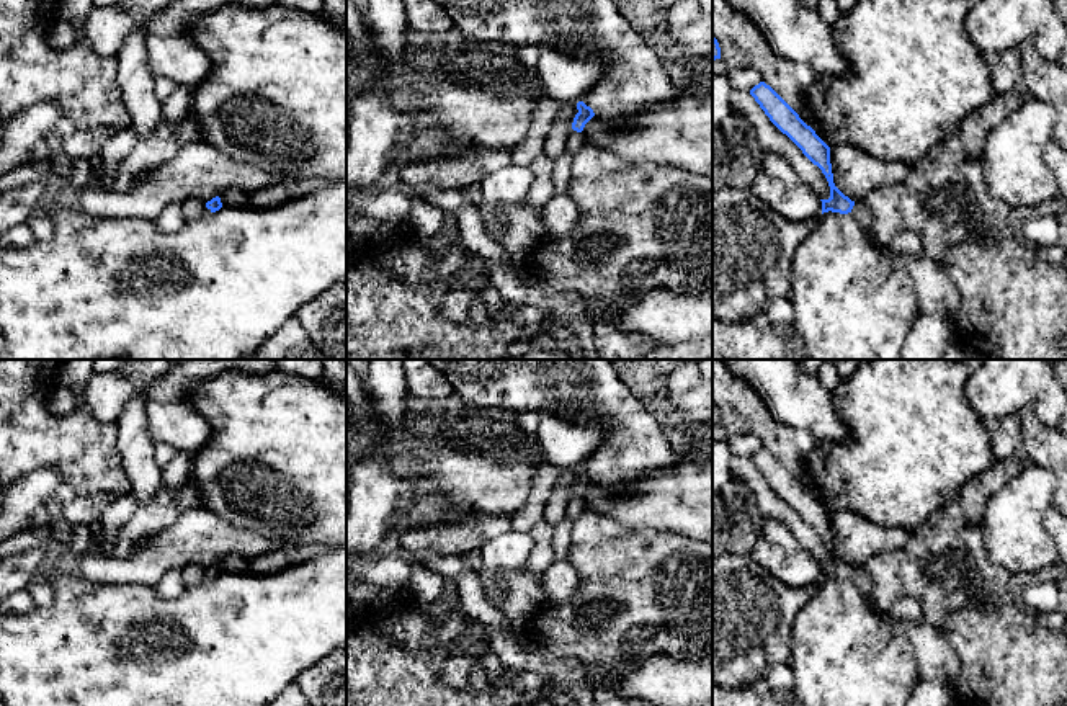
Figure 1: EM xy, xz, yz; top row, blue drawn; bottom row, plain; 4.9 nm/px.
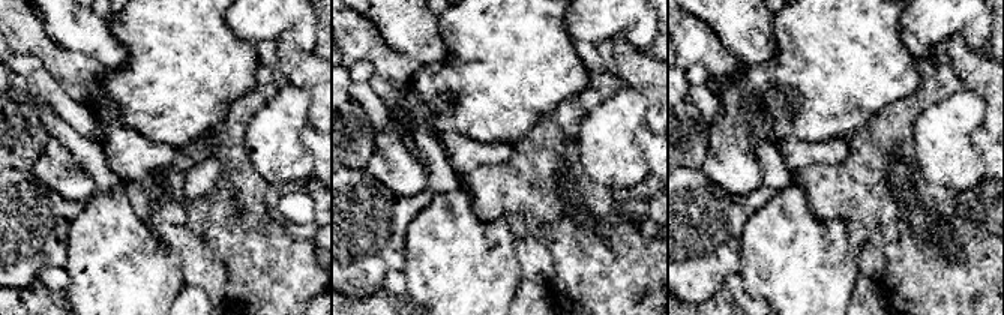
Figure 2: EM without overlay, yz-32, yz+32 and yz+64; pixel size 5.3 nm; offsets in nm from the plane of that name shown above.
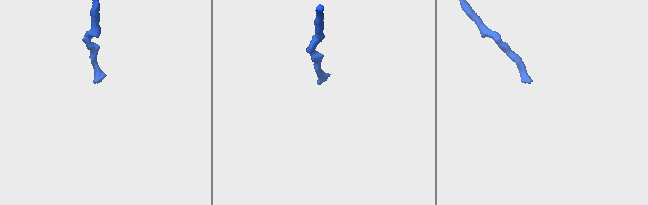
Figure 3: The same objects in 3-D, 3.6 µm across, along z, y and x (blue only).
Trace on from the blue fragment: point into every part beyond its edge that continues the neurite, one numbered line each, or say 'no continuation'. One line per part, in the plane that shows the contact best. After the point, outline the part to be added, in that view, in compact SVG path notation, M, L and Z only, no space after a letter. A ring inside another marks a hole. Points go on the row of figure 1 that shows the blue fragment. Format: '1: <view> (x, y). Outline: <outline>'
1: yz (860, 211). Outline: M856 201L851 209L851 214L859 221L866 235L873 240L873 216L866 204L863 201Z

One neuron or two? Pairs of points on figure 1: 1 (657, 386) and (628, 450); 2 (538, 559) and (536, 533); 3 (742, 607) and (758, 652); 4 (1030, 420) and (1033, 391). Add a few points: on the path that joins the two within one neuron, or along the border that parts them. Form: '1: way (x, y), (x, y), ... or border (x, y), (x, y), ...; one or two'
1: border (621, 378), (626, 388), (652, 414); two
2: way (538, 553), (538, 540); one
3: way (742, 618), (742, 636), (747, 641); one
4: border (1018, 412), (1031, 407), (1049, 428); two

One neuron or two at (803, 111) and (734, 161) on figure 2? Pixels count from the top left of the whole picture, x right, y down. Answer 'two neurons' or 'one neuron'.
one neuron

